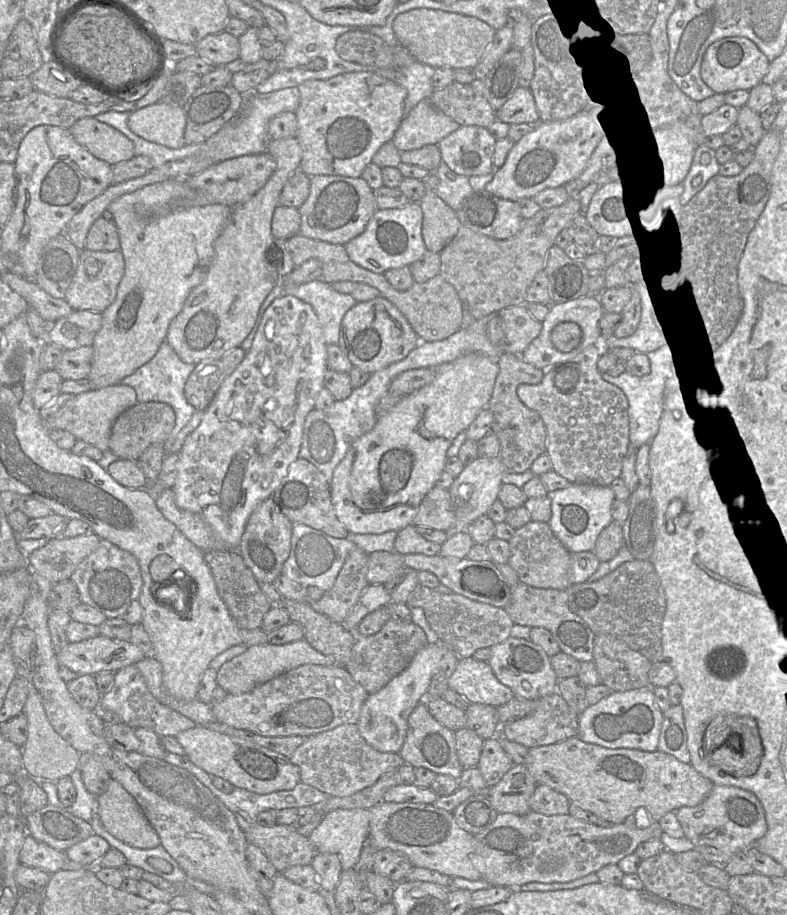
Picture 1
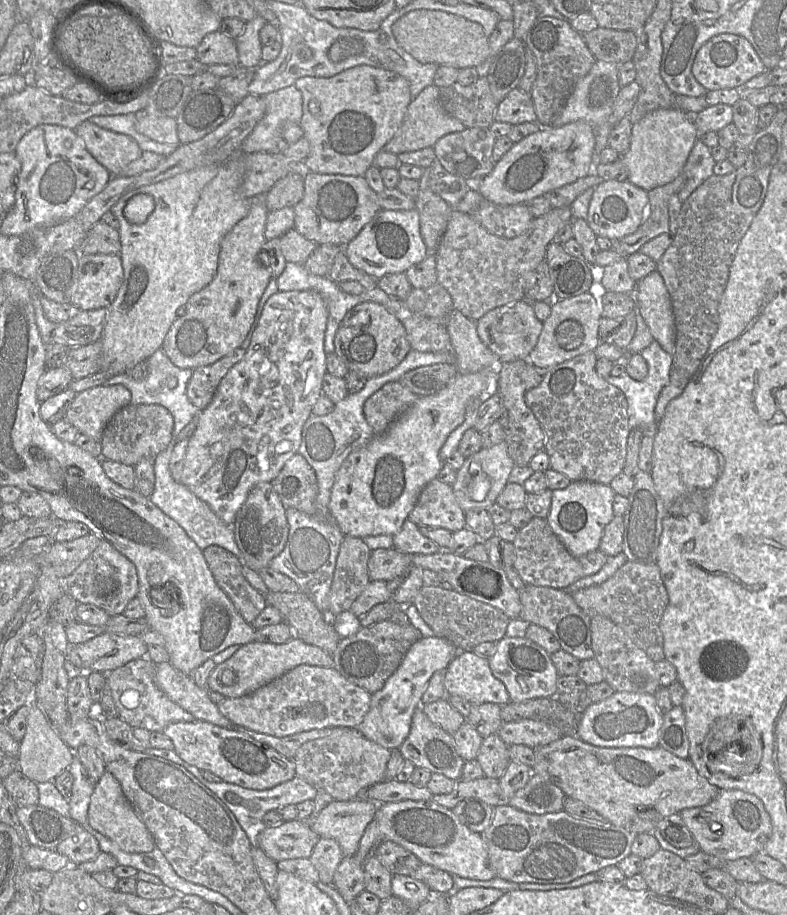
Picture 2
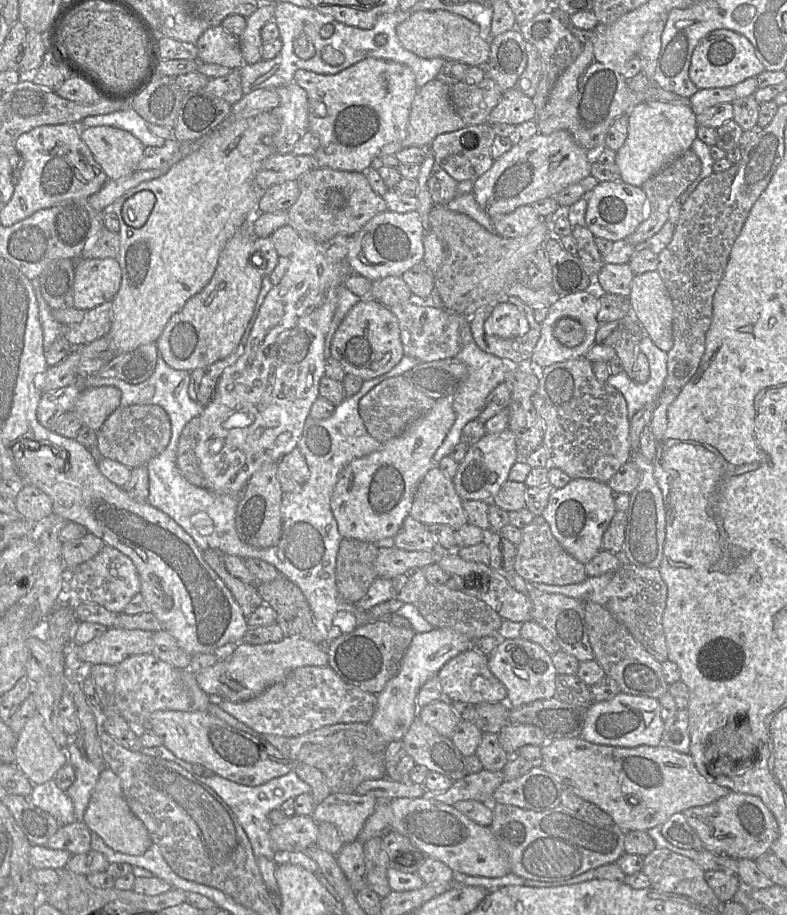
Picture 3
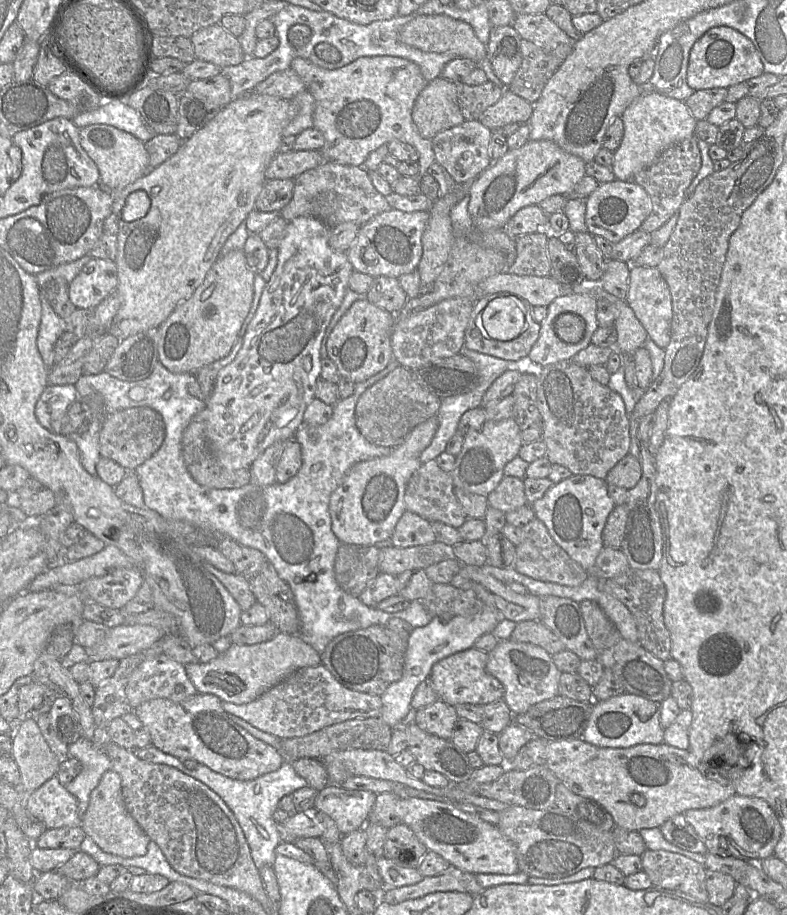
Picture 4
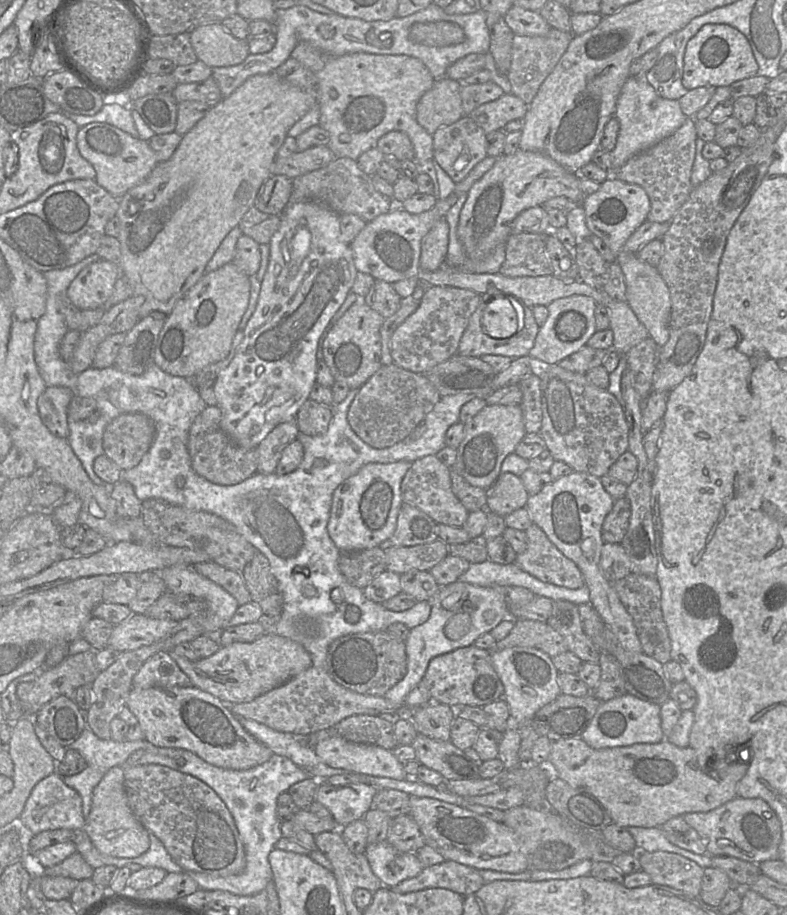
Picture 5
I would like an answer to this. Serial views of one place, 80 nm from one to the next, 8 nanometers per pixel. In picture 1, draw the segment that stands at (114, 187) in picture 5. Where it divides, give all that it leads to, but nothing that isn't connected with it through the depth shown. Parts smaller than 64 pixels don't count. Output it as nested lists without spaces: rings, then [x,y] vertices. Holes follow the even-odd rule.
[[[94,117],[76,121],[69,130],[81,146],[112,166],[135,157],[134,144],[128,137]]]

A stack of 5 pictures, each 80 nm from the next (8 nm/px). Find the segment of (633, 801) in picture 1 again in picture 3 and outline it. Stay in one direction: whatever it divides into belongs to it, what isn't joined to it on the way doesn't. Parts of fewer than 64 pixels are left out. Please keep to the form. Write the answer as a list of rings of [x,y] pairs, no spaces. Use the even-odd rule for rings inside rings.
[[[573,737],[548,740],[541,749],[541,767],[544,770],[557,777],[563,788],[568,788],[579,797],[597,805],[612,818],[614,825],[625,832],[660,827],[675,813],[711,804],[731,792],[726,787],[707,781],[698,772],[689,753],[680,753],[664,745],[618,747],[594,744],[581,737]]]

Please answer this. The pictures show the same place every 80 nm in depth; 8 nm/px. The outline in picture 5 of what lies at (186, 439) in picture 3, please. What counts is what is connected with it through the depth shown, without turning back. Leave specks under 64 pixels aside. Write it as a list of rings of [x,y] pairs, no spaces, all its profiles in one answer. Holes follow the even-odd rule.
[[[206,406],[195,418],[189,431],[188,452],[193,470],[209,482],[222,486],[236,485],[257,473],[256,449],[237,445],[221,429],[222,412],[218,406]]]

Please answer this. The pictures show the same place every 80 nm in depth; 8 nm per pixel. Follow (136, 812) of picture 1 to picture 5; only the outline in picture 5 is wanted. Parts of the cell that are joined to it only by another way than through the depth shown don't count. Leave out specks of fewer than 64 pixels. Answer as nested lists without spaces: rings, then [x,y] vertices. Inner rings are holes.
[[[120,766],[108,770],[94,788],[90,813],[82,830],[101,854],[110,857],[136,858],[148,850],[148,831],[135,818],[128,806],[124,789],[124,773]]]

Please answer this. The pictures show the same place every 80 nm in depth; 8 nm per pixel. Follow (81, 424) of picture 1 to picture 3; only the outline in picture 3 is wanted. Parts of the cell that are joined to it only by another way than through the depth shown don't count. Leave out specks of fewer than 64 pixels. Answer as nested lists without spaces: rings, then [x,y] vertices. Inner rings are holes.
[[[114,386],[82,389],[73,410],[83,425],[98,432],[106,419],[120,407],[121,391]]]

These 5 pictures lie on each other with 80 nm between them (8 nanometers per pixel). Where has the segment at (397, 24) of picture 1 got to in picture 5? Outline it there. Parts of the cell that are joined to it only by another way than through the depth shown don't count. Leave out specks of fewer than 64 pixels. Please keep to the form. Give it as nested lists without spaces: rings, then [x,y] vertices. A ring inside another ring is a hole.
[[[438,21],[413,24],[409,31],[409,38],[417,44],[441,47],[462,43],[465,34],[456,23]]]

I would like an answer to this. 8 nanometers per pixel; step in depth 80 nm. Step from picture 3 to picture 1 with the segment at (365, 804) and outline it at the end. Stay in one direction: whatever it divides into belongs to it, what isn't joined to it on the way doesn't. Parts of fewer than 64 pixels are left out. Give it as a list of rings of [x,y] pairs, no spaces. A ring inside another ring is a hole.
[[[336,809],[325,813],[309,841],[316,852],[338,855],[342,869],[354,868],[369,837],[370,809]]]

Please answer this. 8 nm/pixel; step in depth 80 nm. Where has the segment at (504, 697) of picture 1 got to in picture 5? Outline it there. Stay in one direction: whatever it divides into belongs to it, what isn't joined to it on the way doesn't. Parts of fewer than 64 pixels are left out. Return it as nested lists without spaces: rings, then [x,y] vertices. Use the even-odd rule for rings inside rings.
[[[473,645],[434,657],[429,662],[423,679],[429,690],[431,701],[452,708],[483,707],[502,699],[504,694],[503,684],[492,666],[491,651],[479,649]]]

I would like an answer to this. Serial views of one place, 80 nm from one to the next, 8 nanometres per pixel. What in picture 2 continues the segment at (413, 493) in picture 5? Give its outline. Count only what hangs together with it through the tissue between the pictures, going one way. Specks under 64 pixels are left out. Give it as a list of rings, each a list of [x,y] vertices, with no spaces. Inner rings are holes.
[[[437,478],[423,488],[407,519],[418,526],[440,527],[452,533],[466,527],[465,513],[457,502],[452,485]]]

